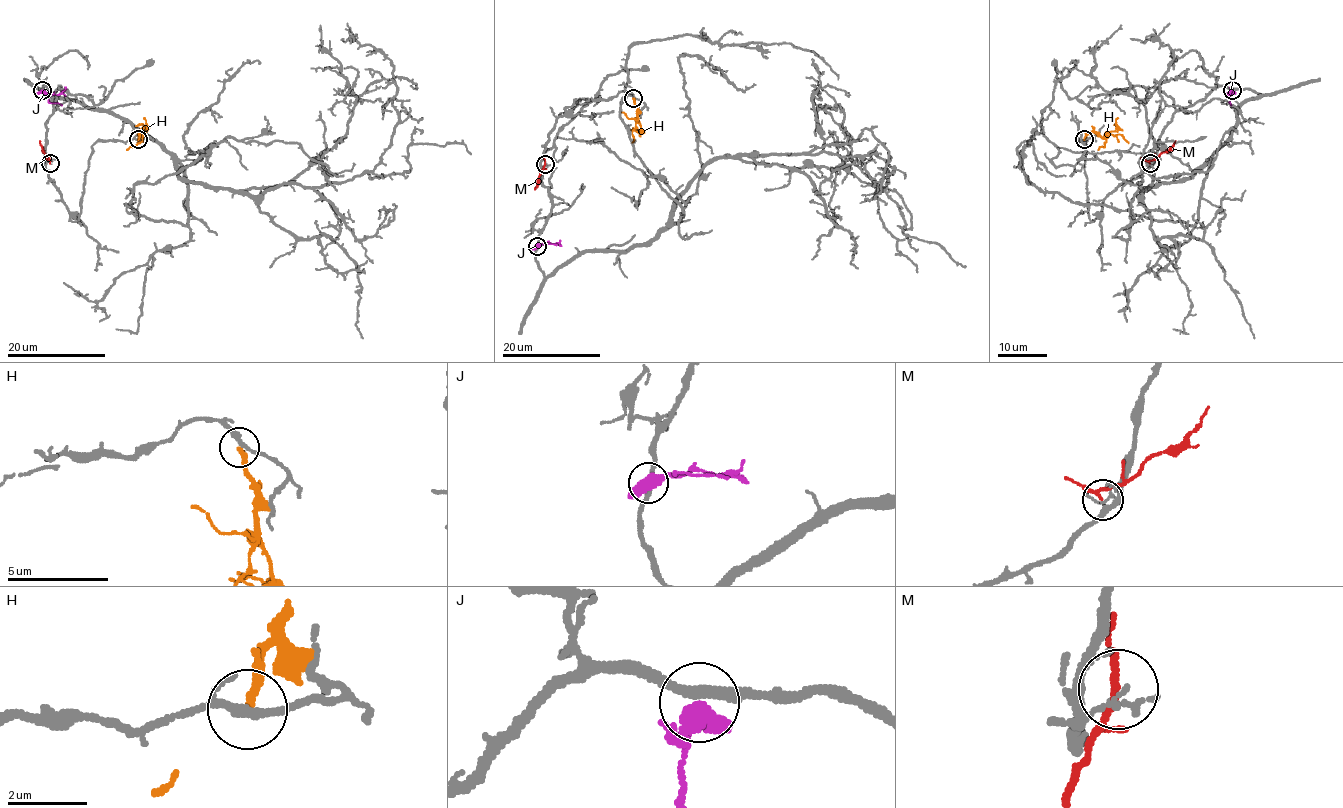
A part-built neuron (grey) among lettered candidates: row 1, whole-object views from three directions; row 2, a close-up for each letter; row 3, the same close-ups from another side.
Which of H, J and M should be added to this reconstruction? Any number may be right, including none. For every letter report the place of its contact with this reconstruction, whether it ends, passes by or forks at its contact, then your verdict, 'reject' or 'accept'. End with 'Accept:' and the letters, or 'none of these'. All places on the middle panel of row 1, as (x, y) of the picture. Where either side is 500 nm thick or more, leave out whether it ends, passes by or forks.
H: meets grey at (633, 98); it ends there; reject
J: meets grey at (537, 246); it passes by; reject
M: meets grey at (545, 164); it passes by; reject
Accept: none of these

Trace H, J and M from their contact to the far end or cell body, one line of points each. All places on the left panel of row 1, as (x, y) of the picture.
H: (138, 140), (142, 131), (142, 137), (137, 135), (137, 143)
J: (42, 89), (49, 94), (59, 94), (66, 87)
M: (50, 163), (40, 141)

